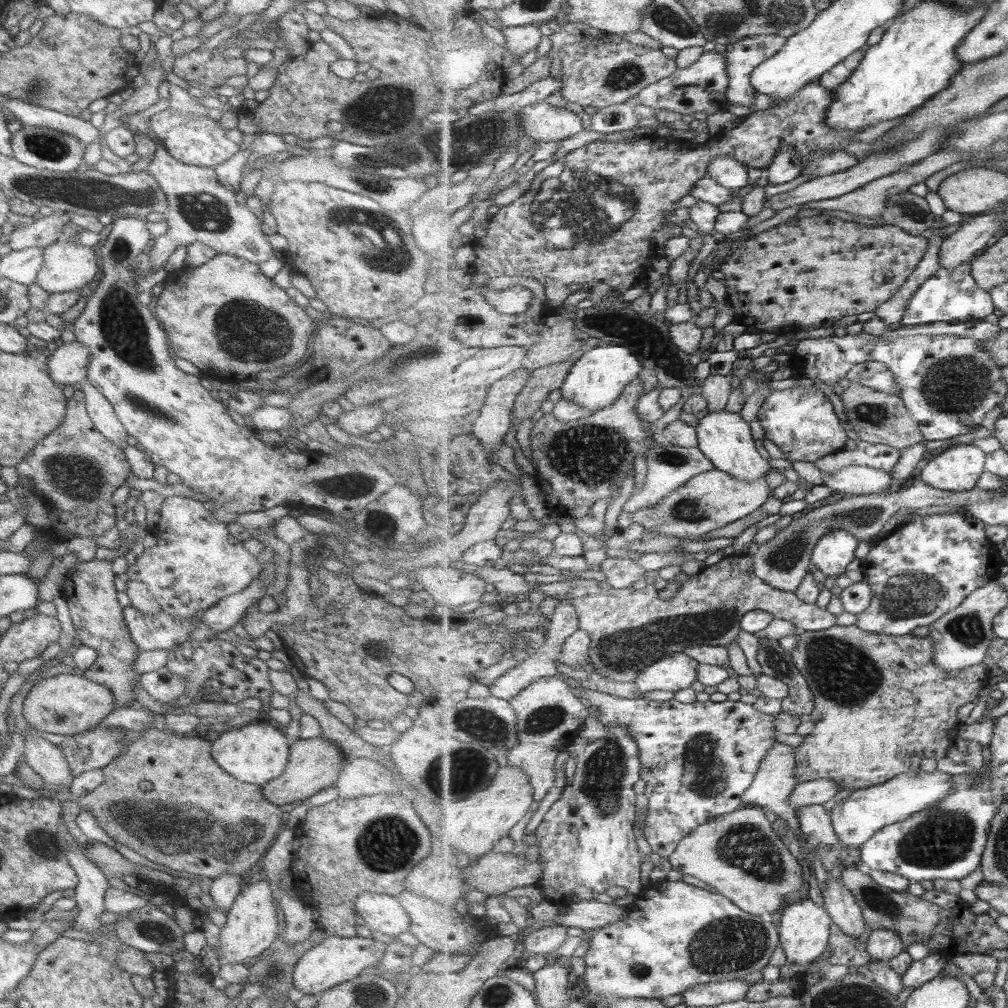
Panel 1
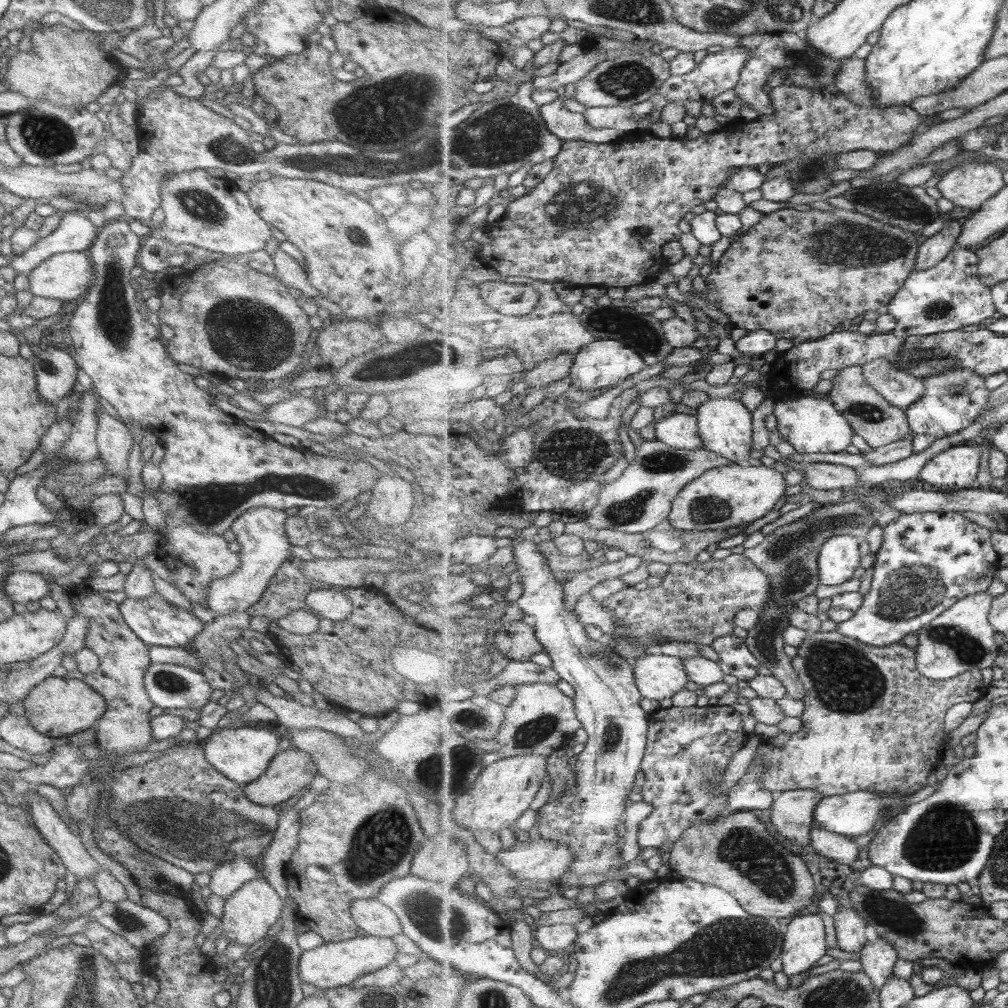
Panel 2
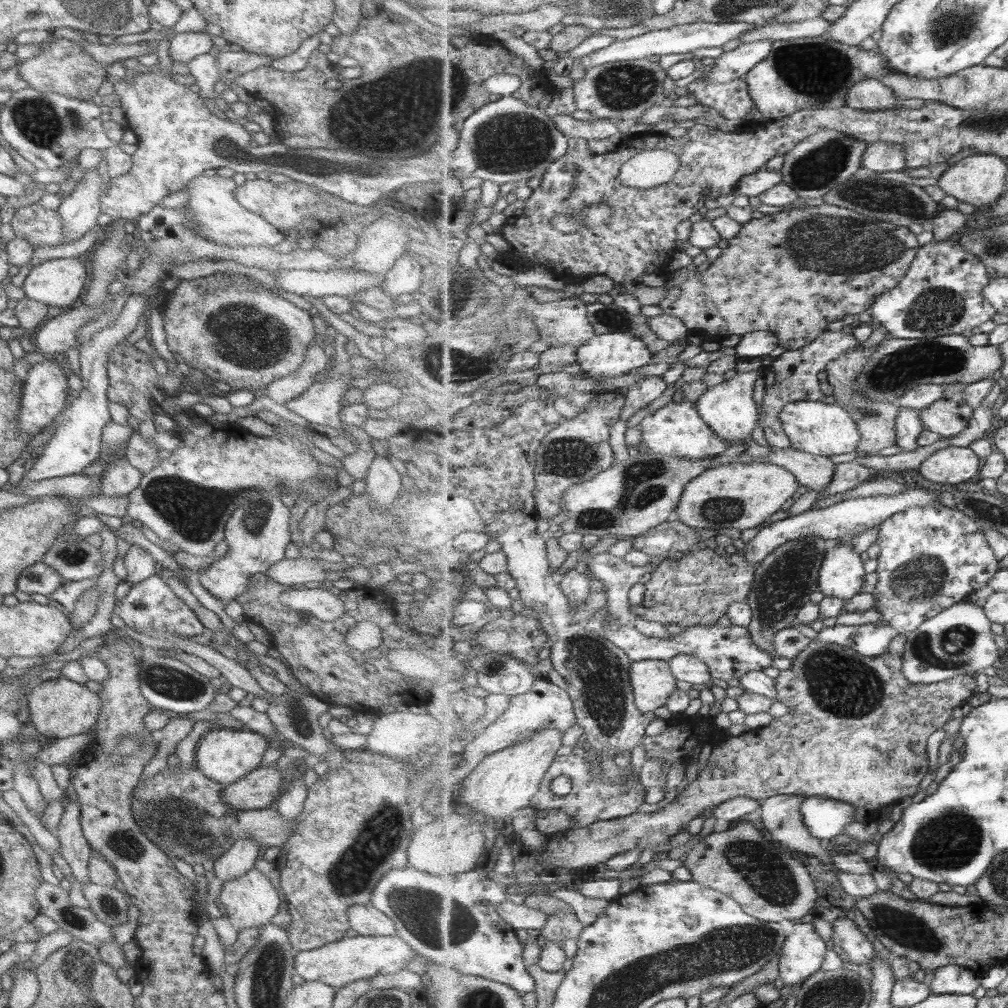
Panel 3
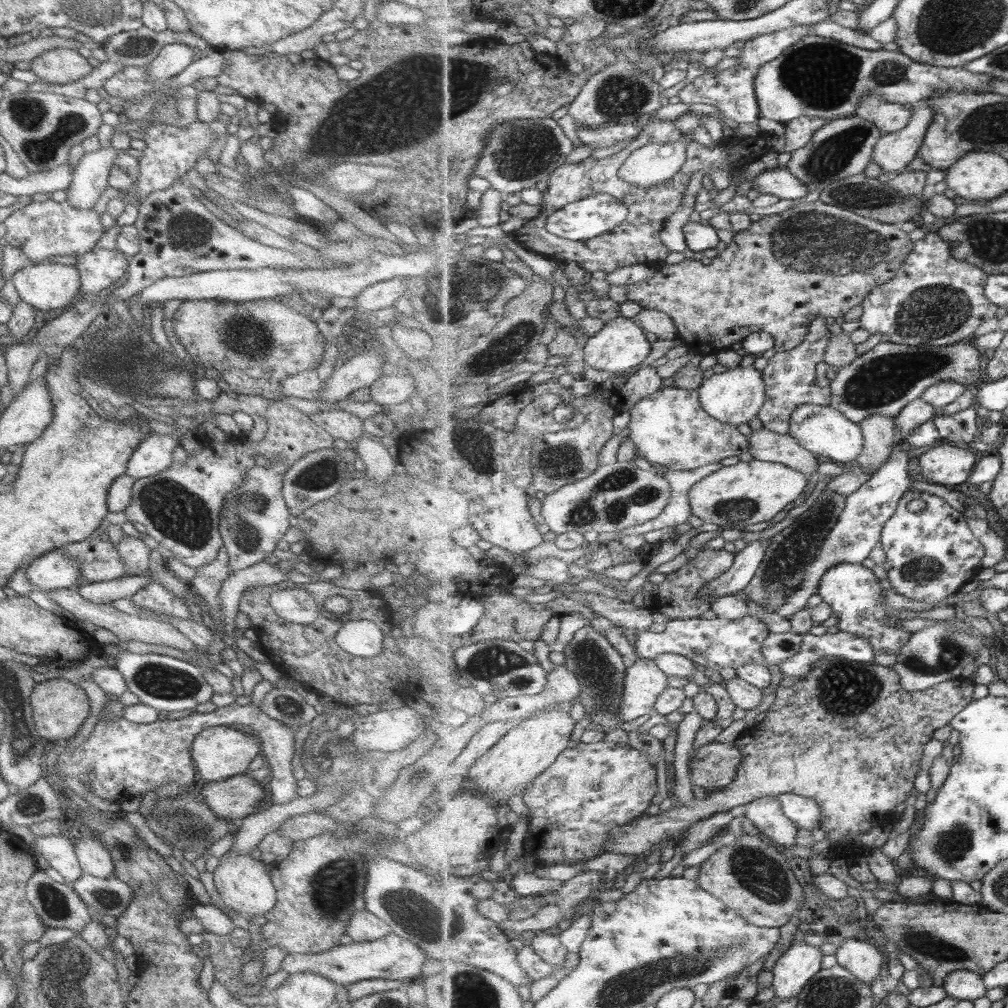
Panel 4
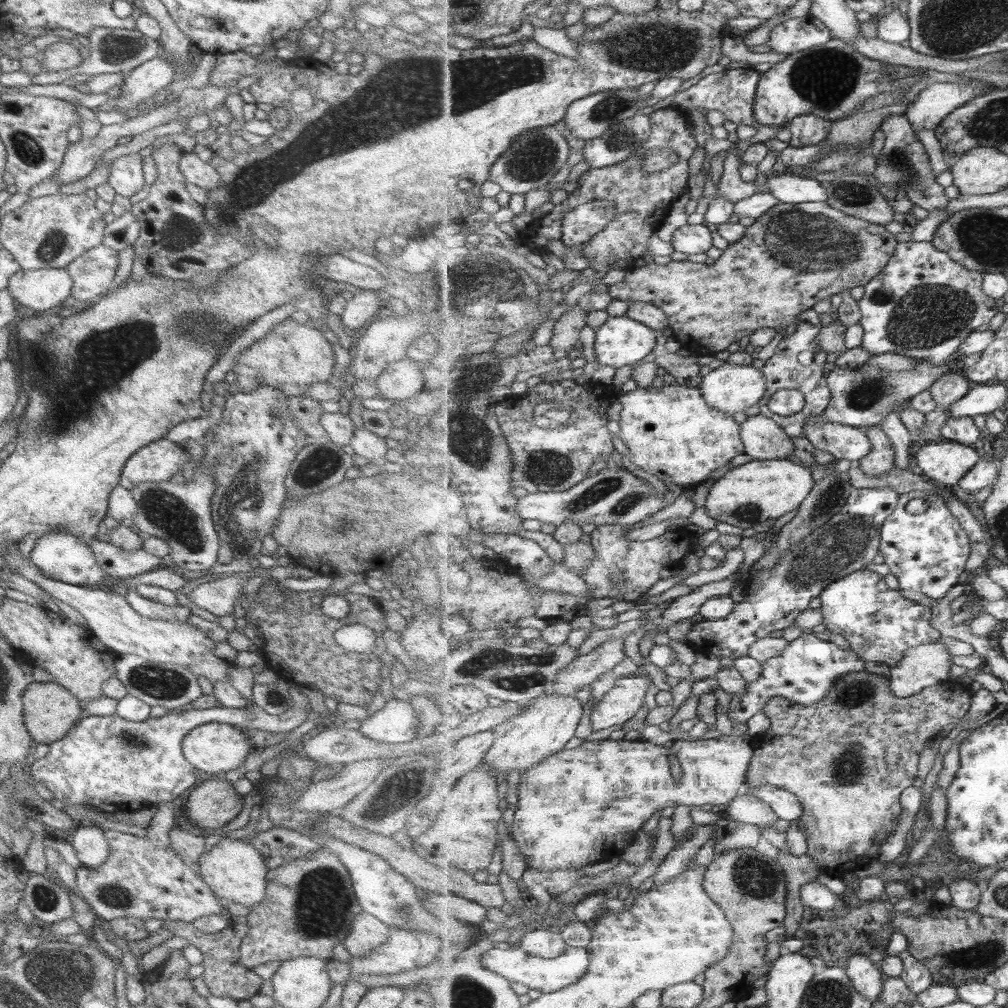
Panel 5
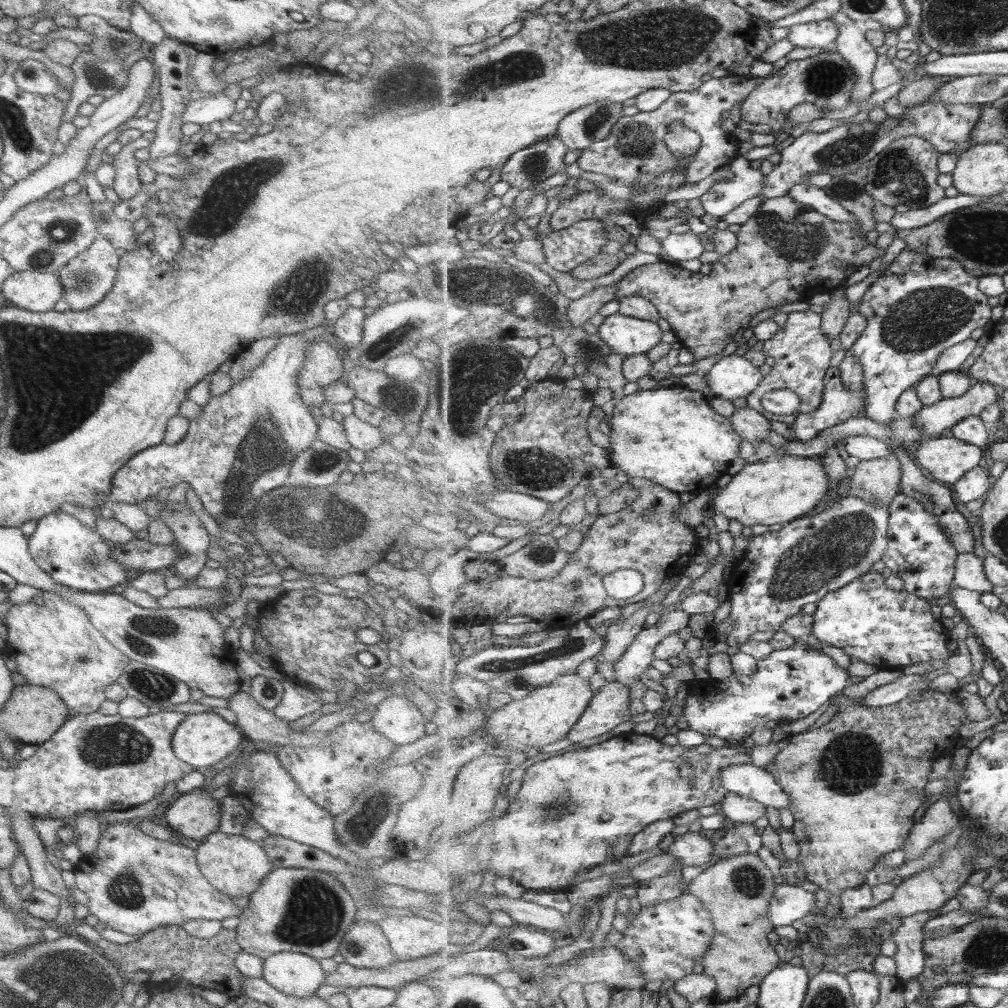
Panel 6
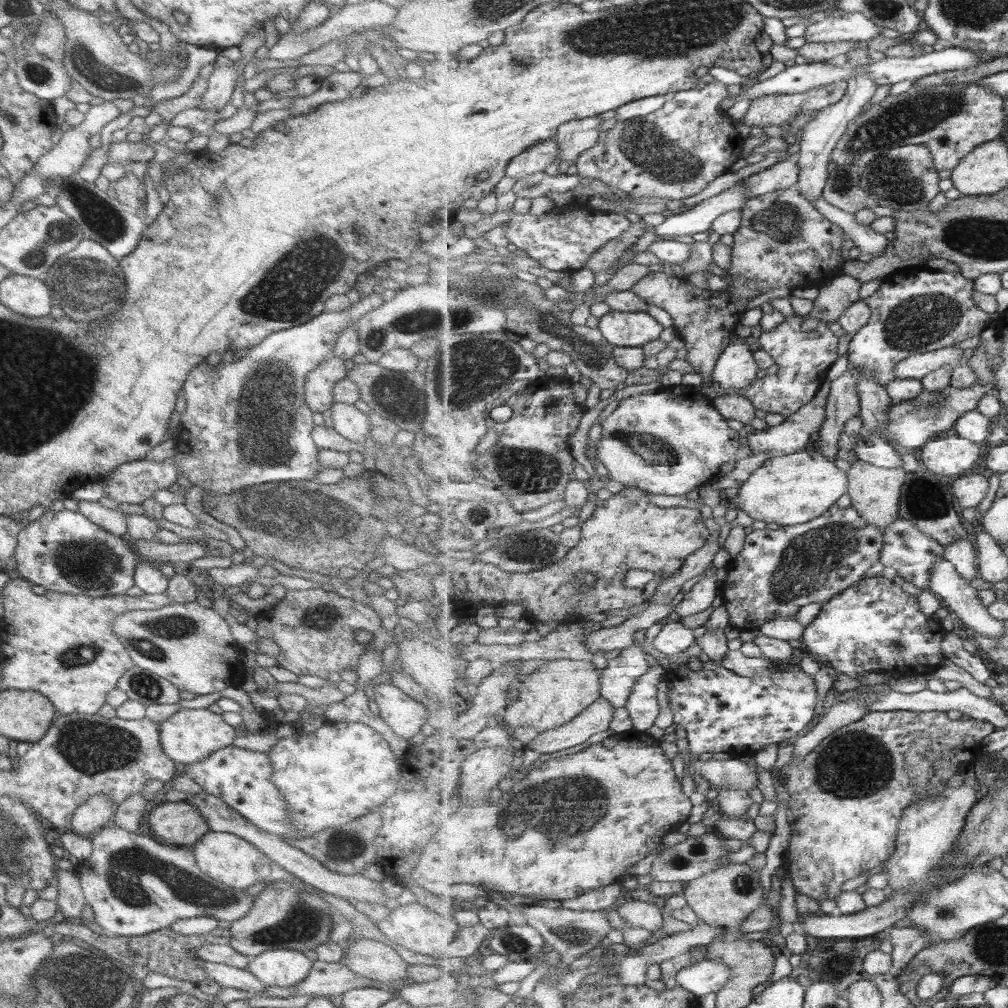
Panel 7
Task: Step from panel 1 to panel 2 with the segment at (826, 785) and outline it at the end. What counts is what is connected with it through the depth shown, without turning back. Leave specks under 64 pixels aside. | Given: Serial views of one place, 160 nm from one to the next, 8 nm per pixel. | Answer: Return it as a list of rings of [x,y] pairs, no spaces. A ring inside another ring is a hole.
[[[789,790],[778,794],[771,808],[771,824],[787,840],[809,848],[815,809],[824,797],[817,790]]]

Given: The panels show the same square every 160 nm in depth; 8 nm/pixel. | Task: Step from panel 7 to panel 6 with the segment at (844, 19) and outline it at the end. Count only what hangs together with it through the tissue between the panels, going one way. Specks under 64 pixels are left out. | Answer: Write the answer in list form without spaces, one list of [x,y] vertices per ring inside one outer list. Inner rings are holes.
[[[831,18],[792,25],[788,39],[797,48],[831,48],[839,36],[839,25]]]

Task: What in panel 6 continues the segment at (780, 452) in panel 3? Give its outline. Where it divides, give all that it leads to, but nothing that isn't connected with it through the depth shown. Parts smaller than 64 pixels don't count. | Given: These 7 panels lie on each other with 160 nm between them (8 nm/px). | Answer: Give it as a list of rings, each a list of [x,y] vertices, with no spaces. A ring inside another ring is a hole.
[[[749,405],[745,408],[735,408],[730,419],[734,429],[753,446],[761,440],[767,440],[771,432],[771,419],[764,415],[763,410],[755,410]]]

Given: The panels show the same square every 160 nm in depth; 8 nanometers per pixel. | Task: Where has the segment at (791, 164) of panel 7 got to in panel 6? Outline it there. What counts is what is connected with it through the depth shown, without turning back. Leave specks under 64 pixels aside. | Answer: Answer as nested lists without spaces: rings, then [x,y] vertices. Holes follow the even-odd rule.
[[[738,156],[731,161],[734,177],[730,180],[721,180],[712,186],[700,200],[707,214],[722,219],[750,198],[763,195],[766,176],[759,171],[753,162]]]

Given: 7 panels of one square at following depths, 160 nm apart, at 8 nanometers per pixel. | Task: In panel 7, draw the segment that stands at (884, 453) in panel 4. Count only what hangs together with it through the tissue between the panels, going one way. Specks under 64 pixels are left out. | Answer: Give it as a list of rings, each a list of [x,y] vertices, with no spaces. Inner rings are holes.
[[[857,459],[851,464],[848,475],[850,485],[847,493],[851,498],[851,504],[863,518],[866,518],[872,525],[882,528],[884,532],[891,523],[900,517],[899,505],[902,488],[907,480],[907,472],[903,468],[878,468]]]

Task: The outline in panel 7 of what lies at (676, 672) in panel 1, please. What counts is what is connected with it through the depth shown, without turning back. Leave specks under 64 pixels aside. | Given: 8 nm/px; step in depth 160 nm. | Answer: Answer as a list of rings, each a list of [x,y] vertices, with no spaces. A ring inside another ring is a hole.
[[[602,696],[567,724],[538,733],[529,748],[539,754],[549,754],[579,746],[581,742],[587,742],[593,734],[609,730],[615,711],[616,707],[610,700]]]

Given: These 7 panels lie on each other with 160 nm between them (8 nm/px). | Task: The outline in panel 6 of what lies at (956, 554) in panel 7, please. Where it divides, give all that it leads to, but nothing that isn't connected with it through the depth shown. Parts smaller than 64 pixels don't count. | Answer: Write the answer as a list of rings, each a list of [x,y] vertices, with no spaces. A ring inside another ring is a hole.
[[[961,552],[958,556],[954,582],[967,590],[979,593],[992,593],[993,581],[987,576],[984,561],[973,552]]]

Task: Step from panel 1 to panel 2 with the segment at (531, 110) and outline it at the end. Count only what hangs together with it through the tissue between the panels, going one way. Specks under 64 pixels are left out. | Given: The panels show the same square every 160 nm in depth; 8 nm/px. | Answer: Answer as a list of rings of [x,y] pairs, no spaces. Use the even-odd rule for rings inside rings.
[[[563,98],[540,106],[541,117],[548,129],[564,141],[596,142],[609,144],[617,142],[622,133],[613,128],[595,129],[591,127],[583,113],[571,112]]]

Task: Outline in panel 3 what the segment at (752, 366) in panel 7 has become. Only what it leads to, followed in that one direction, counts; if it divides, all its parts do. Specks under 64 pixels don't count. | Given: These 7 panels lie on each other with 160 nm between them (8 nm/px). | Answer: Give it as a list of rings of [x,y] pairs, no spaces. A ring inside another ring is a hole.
[[[764,369],[736,374],[733,378],[713,387],[696,402],[703,420],[723,439],[728,442],[740,442],[749,438],[751,432],[760,426],[760,410],[755,402],[755,388],[762,382]]]

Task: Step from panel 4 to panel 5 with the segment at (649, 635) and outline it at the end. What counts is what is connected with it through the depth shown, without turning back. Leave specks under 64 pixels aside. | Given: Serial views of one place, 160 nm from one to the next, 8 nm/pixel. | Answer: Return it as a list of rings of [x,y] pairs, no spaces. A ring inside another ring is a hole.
[[[899,411],[891,413],[878,426],[887,433],[894,443],[895,469],[906,470],[909,468],[909,460],[911,460],[911,444],[913,444],[914,436],[899,415]],[[891,487],[855,488],[848,503],[827,524],[812,532],[797,546],[784,552],[772,568],[760,570],[752,584],[747,585],[745,600],[724,619],[703,619],[693,623],[684,641],[693,651],[727,656],[731,659],[749,654],[751,646],[767,638],[773,630],[795,625],[799,616],[809,609],[813,598],[820,598],[832,582],[857,573],[873,562],[879,554],[881,526],[892,515],[899,502],[899,491]]]

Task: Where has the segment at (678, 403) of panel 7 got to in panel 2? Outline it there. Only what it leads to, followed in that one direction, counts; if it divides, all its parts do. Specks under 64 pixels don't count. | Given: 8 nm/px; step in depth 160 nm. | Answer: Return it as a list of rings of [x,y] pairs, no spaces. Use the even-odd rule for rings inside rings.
[[[677,410],[653,427],[656,438],[677,450],[705,450],[699,432],[698,416],[689,410]]]

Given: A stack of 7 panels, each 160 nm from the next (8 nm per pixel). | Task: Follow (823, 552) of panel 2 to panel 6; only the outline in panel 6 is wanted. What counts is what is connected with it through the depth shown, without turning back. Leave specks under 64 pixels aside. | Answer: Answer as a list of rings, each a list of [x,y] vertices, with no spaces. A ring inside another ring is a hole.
[[[880,572],[863,574],[842,589],[827,593],[827,596],[817,604],[817,611],[813,614],[813,635],[821,641],[841,648],[851,659],[871,664],[877,669],[897,670],[900,673],[911,664],[947,659],[952,655],[949,649],[950,632],[943,626],[940,618],[935,618],[935,614],[931,612],[930,602],[907,592],[904,588],[892,590],[885,584],[885,578]]]

